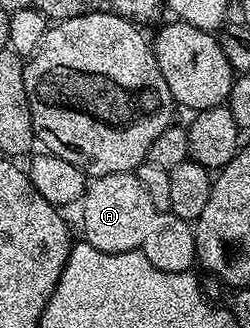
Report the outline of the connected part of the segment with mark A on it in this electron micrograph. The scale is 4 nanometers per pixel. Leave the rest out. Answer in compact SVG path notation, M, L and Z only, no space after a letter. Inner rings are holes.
M135 172L95 176L82 197L84 217L80 226L83 240L104 253L140 250L161 272L190 271L196 263L194 231L191 224L169 210L157 211L147 187Z

